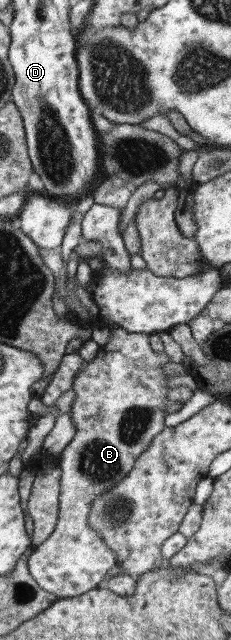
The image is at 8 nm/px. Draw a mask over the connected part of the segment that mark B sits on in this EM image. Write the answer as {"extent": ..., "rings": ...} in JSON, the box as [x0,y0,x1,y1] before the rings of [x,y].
{"extent":[27,328,169,598],"rings":[[[121,328],[111,330],[111,340],[97,350],[95,358],[86,362],[83,371],[77,373],[71,391],[76,398],[71,404],[69,415],[76,427],[75,435],[58,456],[59,477],[57,521],[53,531],[45,541],[32,547],[27,558],[28,572],[44,591],[55,598],[69,598],[83,595],[99,587],[104,575],[116,566],[116,557],[96,531],[87,525],[90,501],[106,489],[113,487],[125,477],[135,459],[147,449],[147,445],[163,428],[164,407],[167,405],[167,376],[163,375],[161,365],[169,363],[164,352],[155,354],[141,333],[128,333]]]}

